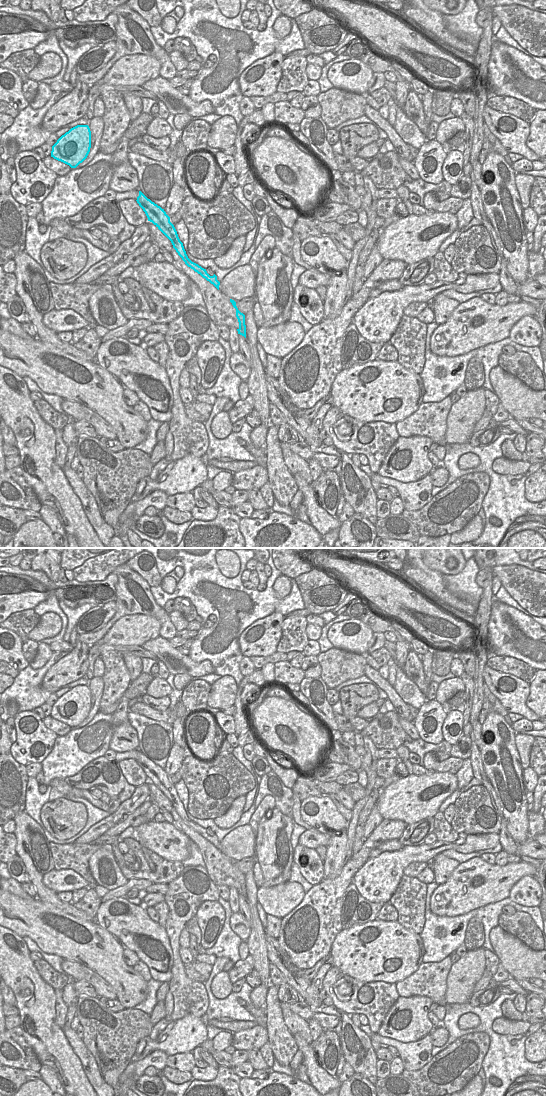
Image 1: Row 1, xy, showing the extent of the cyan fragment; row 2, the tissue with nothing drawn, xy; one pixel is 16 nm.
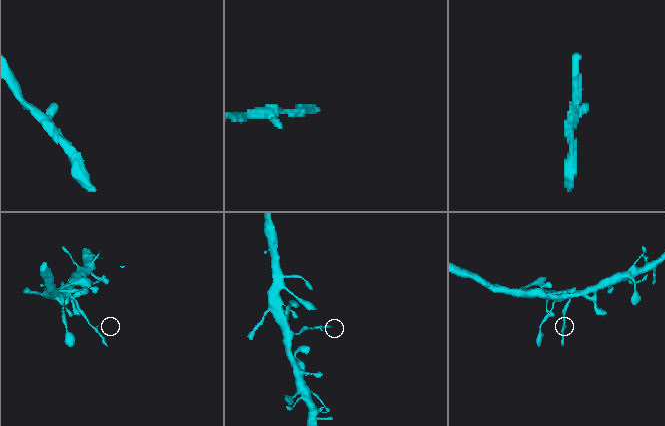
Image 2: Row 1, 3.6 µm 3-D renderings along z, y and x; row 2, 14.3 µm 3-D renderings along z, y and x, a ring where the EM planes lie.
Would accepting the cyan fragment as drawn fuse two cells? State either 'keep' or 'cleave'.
cleave

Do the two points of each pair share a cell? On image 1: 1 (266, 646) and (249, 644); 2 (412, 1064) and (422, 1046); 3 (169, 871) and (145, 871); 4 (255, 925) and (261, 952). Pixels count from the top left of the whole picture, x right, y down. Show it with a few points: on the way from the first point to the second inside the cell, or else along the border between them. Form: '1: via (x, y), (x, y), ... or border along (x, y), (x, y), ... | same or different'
1: via (262, 644), (253, 644) | same
2: via (412, 1060), (421, 1050) | same
3: via (165, 877), (151, 876) | same
4: via (257, 932), (257, 945) | same

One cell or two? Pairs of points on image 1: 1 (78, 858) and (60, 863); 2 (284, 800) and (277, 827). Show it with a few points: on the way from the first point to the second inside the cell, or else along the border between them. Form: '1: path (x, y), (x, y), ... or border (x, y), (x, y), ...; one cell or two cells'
1: path (74, 858), (64, 859); one cell
2: border (275, 807), (291, 818); two cells

